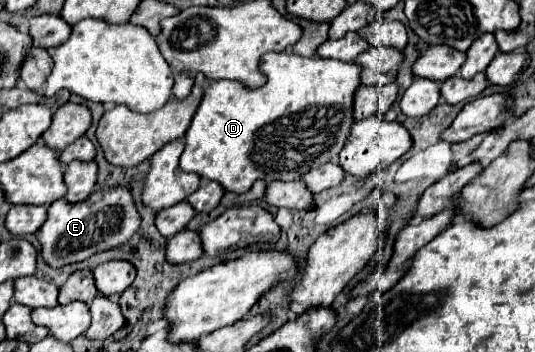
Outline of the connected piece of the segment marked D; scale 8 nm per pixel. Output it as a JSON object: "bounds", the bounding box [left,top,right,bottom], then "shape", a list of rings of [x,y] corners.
{"bounds":[179,52,361,194],"shape":[[[267,52],[259,68],[267,74],[267,82],[261,88],[247,88],[233,80],[217,80],[205,88],[201,106],[185,134],[185,150],[179,160],[183,172],[217,180],[225,190],[243,194],[257,180],[299,180],[311,168],[333,160],[337,162],[337,154],[355,124],[353,98],[361,86],[361,68],[357,62],[337,62],[317,56],[305,58],[293,52]]]}

